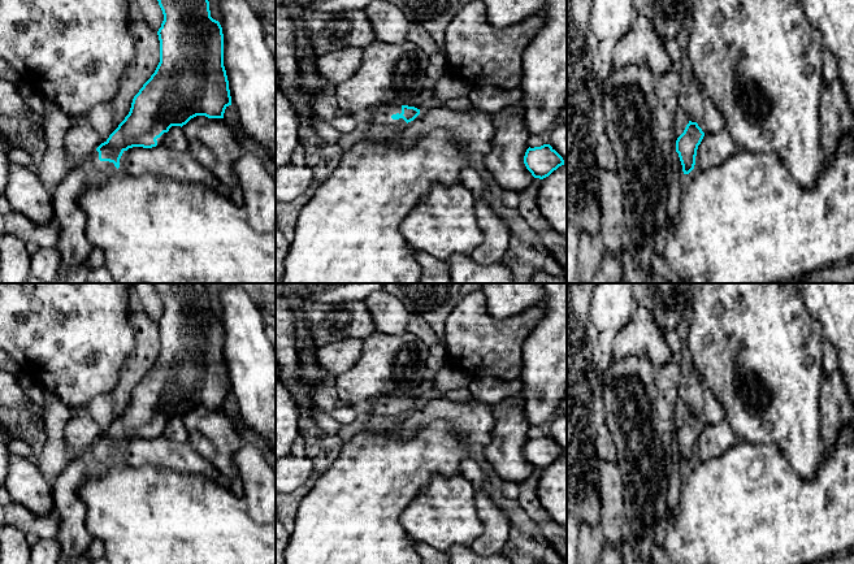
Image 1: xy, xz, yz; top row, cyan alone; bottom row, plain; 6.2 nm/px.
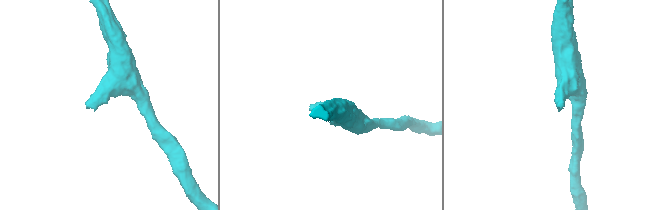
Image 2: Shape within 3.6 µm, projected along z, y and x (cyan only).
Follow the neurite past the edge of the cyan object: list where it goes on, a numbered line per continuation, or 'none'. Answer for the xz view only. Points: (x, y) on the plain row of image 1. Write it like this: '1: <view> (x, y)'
1: xz (382, 404)

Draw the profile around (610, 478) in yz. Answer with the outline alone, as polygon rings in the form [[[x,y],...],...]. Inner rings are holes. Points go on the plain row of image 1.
[[[598,459],[601,522],[604,541],[620,547],[625,543],[623,534],[624,495],[623,480],[617,463]]]

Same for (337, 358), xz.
[[[348,338],[317,348],[317,363],[334,378],[351,369],[363,351],[363,340]]]

